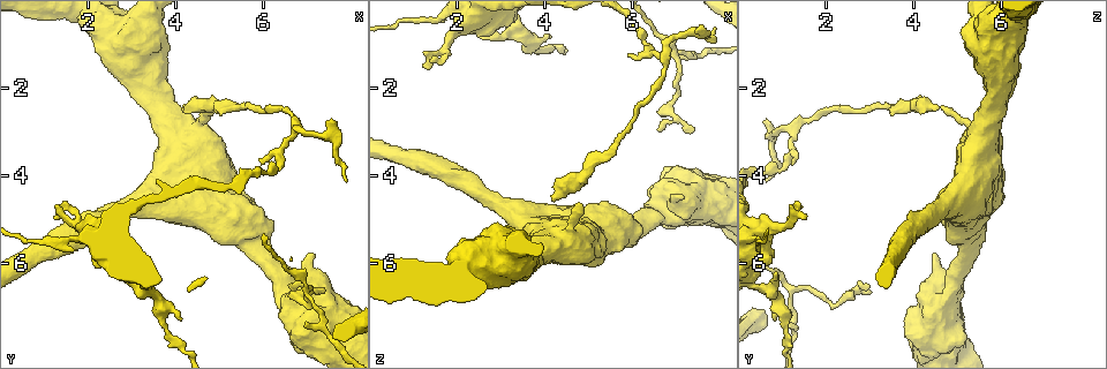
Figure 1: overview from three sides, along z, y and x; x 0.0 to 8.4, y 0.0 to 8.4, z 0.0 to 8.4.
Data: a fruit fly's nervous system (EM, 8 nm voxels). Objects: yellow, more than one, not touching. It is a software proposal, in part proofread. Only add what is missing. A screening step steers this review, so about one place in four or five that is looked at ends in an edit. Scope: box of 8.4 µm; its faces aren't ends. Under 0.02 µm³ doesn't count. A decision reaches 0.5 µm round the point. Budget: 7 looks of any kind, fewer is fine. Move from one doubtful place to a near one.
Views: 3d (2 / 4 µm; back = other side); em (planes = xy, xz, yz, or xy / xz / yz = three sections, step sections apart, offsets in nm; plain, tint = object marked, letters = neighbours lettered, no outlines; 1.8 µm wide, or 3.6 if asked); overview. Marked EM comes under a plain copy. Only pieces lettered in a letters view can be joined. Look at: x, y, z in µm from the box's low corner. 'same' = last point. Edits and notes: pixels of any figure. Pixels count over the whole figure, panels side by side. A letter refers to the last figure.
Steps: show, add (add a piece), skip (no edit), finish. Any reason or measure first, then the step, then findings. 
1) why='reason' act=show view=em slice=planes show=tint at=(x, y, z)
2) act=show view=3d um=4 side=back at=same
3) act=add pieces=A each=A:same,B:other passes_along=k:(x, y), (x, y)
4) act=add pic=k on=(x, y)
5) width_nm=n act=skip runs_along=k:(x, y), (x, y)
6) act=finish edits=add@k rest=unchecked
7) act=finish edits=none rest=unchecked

why='thick turns thin' act=show view=3d um=4 at=(5.95, 5.70, 5.25)

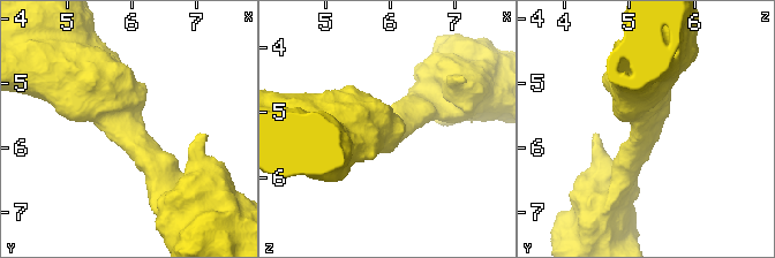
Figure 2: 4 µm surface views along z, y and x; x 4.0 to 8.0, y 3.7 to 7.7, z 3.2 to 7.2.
why='now the EM' act=show view=em um=3.6 slice=planes show=letters at=(5.90, 5.65, 5.30)

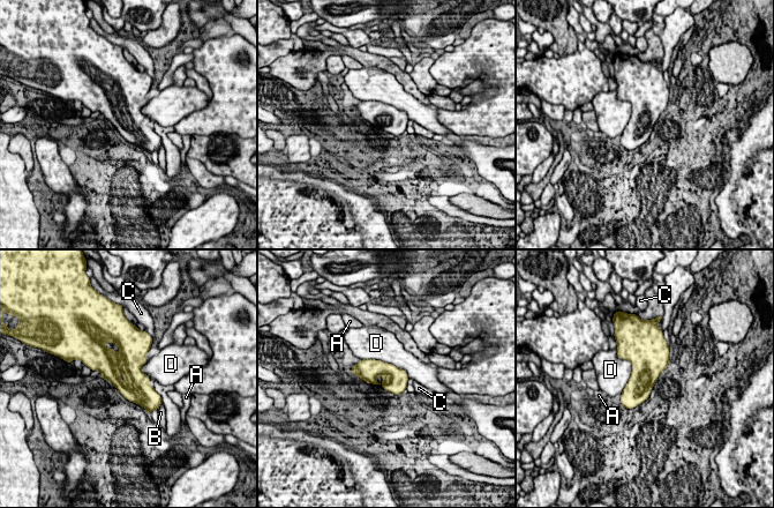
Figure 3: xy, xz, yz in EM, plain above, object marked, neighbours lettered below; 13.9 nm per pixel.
width_nm=360 act=skip each=A:other,B:other,C:other,D:other found='none of them fits'

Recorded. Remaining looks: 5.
why='branch stops here' act=show view=3d um=4 at=(4.20, 2.40, 4.55)

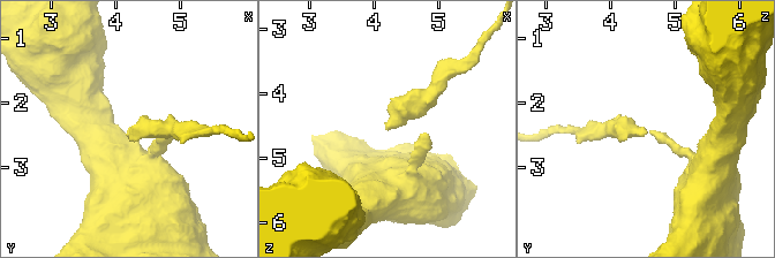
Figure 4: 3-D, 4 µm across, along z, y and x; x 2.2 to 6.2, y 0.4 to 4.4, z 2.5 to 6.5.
act=show view=em um=3.6 slice=yz step=8 show=tint at=(4.15, 2.40, 4.55)

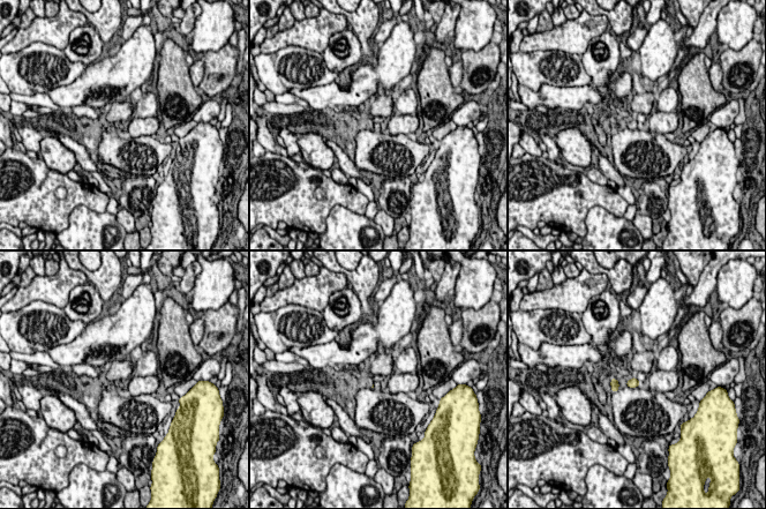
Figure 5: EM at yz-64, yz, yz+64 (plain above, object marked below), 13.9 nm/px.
why='another direction' act=show view=em um=3.6 slice=planes show=letters at=same

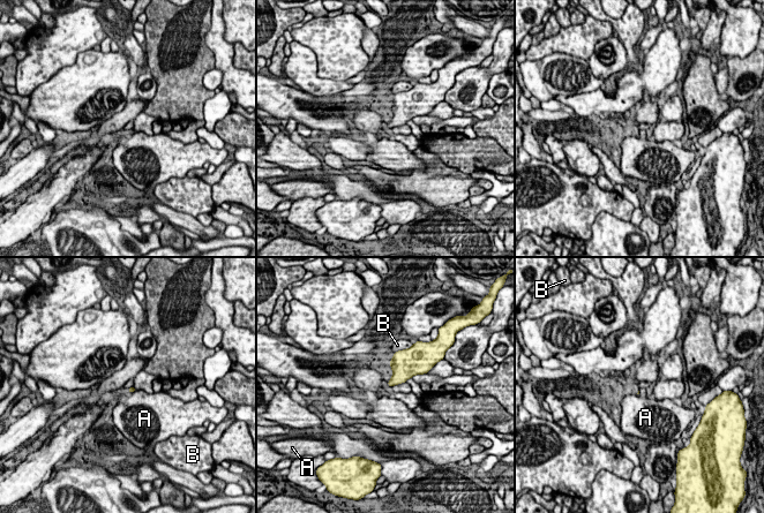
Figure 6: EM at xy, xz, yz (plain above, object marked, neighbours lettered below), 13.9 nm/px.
act=skip each=A:other,B:other border=6:(137, 390), (132, 393) found='none of them fits'

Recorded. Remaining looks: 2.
why='branch stops here' act=show view=em slice=planes show=letters at=(4.15, 7.25, 0.85)

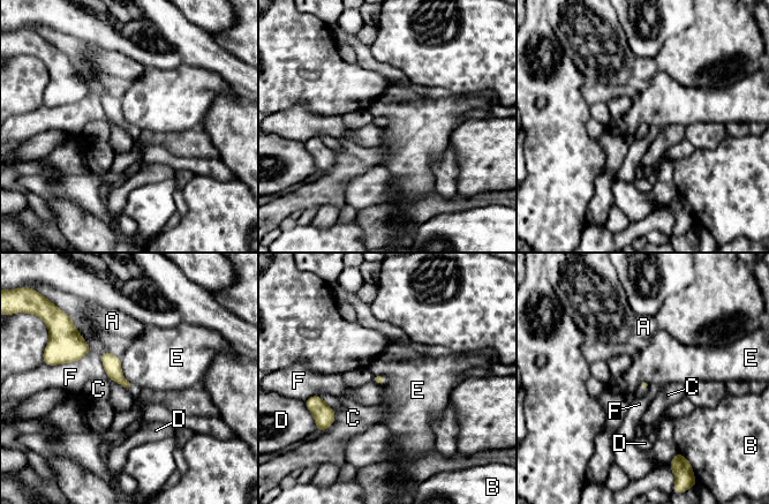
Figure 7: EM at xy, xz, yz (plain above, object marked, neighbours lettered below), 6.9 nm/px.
act=skip each=A:other,B:other,C:other,D:other,E:other,F:other border=7:(120, 358), (121, 374), (130, 383) found='no lettered piece goes on from it'

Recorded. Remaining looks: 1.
act=finish edits=none rest=unchecked

